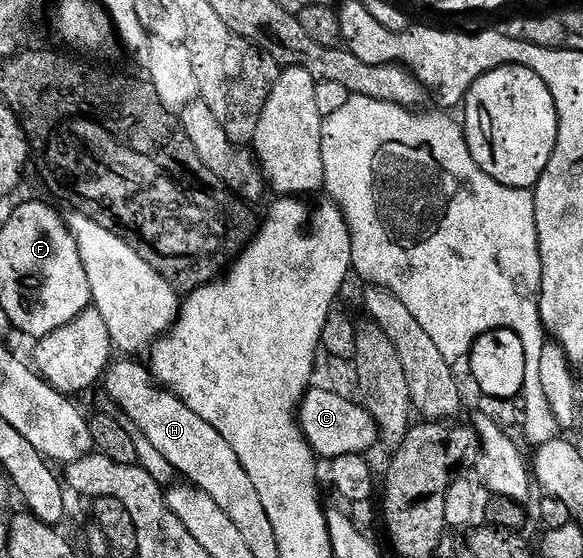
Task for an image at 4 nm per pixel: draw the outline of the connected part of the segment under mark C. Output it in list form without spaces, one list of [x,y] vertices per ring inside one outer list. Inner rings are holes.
[[[318,385],[308,389],[303,397],[297,419],[311,449],[322,460],[332,461],[349,454],[368,454],[367,451],[378,446],[380,440],[379,427],[365,405],[355,403],[335,391],[321,389]]]

